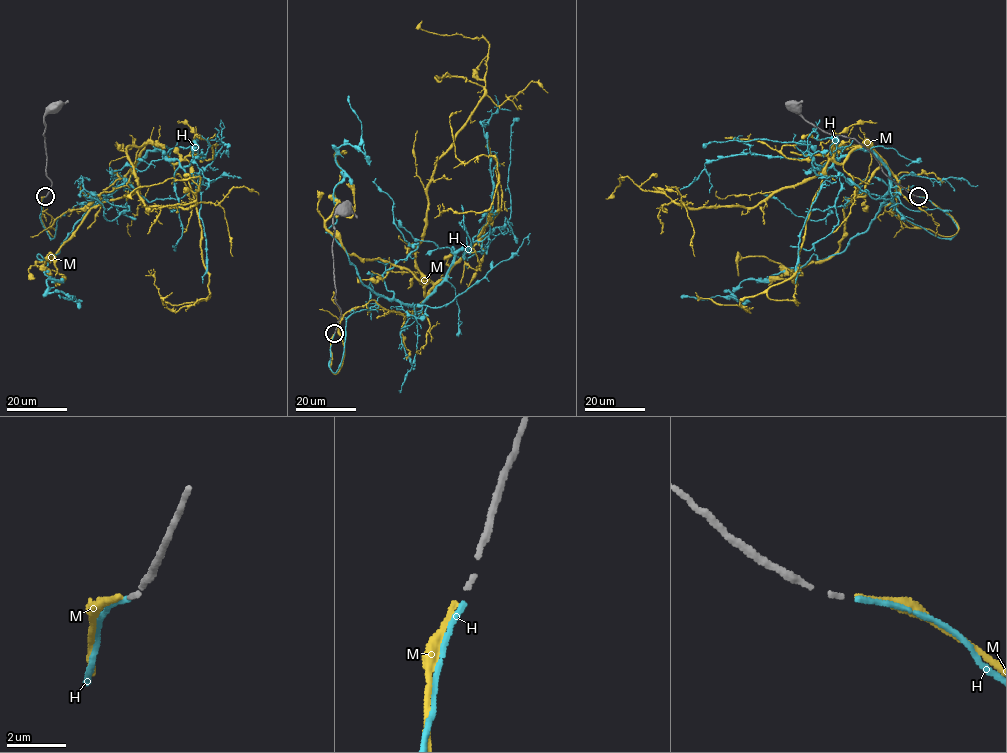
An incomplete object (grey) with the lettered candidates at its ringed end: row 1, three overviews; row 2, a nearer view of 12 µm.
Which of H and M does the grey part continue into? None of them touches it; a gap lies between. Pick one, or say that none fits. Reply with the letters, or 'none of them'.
H

